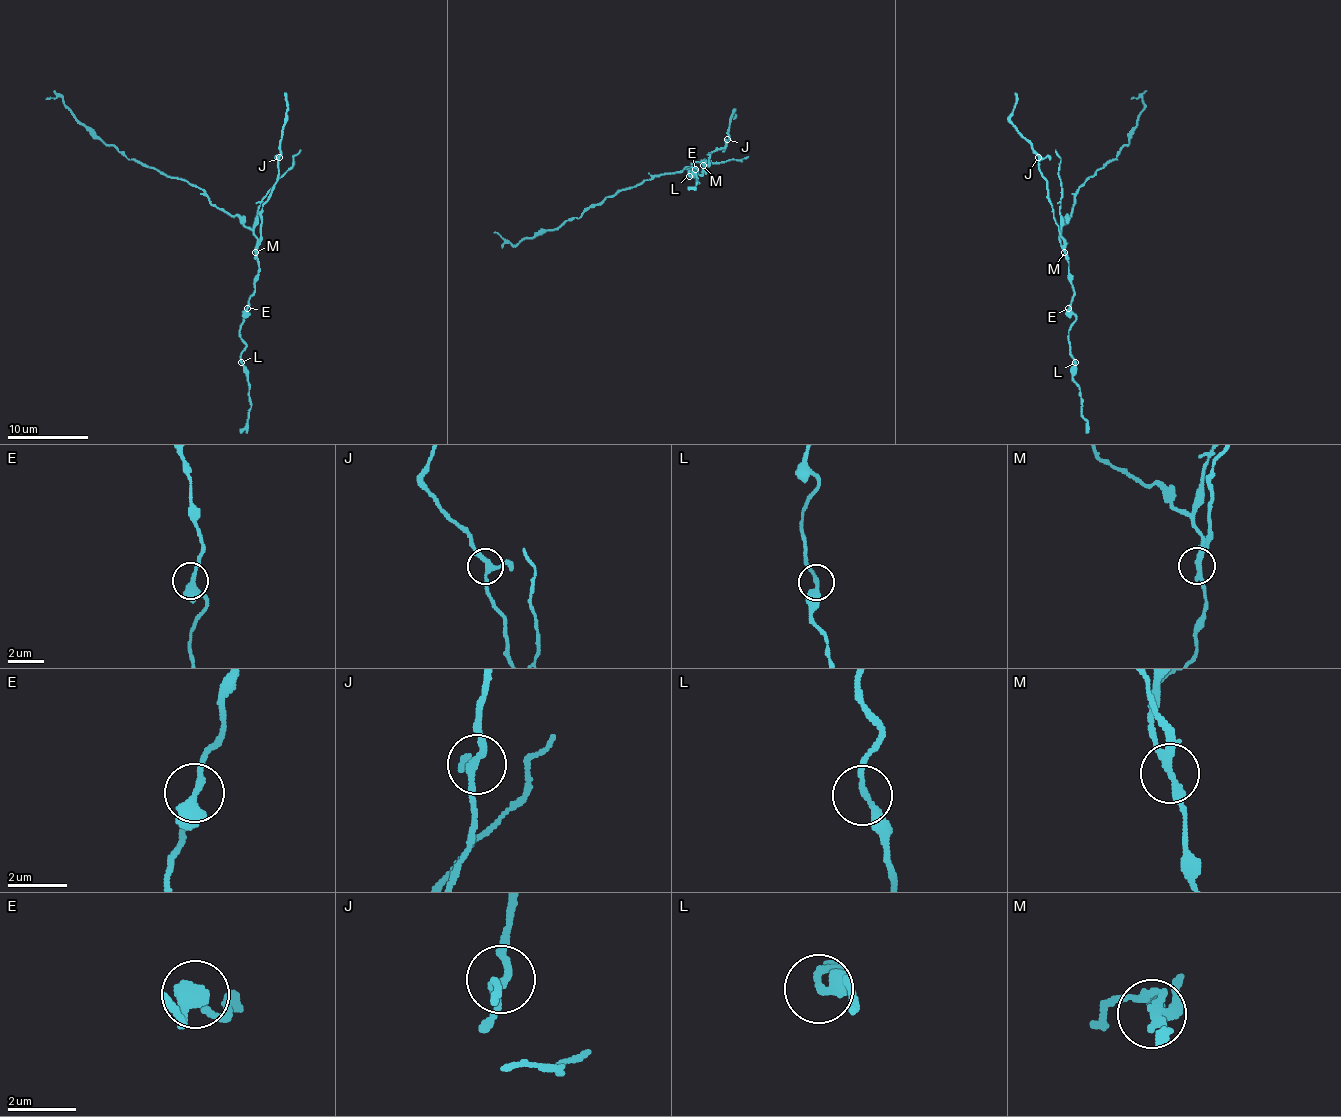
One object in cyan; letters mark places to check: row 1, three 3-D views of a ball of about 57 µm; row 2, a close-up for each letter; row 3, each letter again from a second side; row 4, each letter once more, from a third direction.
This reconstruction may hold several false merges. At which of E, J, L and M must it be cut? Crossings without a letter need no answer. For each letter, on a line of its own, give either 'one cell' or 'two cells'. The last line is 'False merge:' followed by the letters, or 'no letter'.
E: one cell
J: one cell
L: one cell
M: two cells
False merge: M

